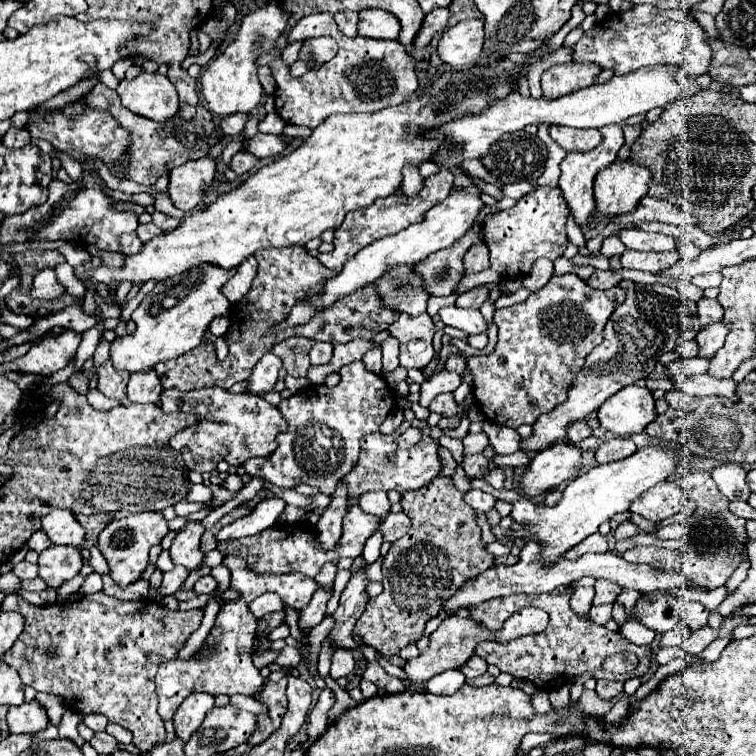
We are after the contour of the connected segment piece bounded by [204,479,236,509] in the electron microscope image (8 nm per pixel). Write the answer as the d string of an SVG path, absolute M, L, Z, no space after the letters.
M209 479L208 482L204 482L204 484L206 484L212 491L212 503L209 506L210 509L221 506L232 499L236 494L235 492L224 490L217 485L211 484Z

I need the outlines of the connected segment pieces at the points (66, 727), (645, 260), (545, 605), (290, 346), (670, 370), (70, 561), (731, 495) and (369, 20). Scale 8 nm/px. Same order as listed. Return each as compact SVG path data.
M68 709L68 711L64 713L64 717L62 717L62 721L60 721L60 727L58 727L60 739L70 739L70 741L74 741L78 747L82 747L82 745L84 745L84 739L78 735L78 729L76 729L80 721L82 721L82 715Z
M626 249L620 257L622 267L626 269L640 269L640 271L650 271L650 273L660 273L674 265L678 261L678 251L666 251L666 253L654 253L654 251L630 251Z
M556 587L550 593L542 593L542 595L508 595L508 597L496 597L490 601L484 601L476 607L468 609L468 617L474 617L478 625L490 629L490 631L500 631L504 621L516 613L516 609L522 607L540 607L550 615L550 623L548 627L538 633L538 635L524 635L524 637L516 637L508 643L498 643L498 641L484 641L476 645L476 655L480 655L482 659L486 659L490 665L496 665L502 673L510 673L514 679L522 679L522 681L530 681L534 683L538 689L542 691L554 691L560 689L562 685L572 683L576 677L584 675L584 673L592 673L592 677L598 679L610 679L612 673L604 673L602 671L602 661L608 655L614 653L624 653L624 651L632 651L638 657L638 667L628 673L622 675L618 681L628 681L632 677L644 677L648 667L650 667L650 653L652 649L648 645L634 645L630 643L626 637L622 637L620 633L614 633L602 625L596 623L586 623L582 619L578 619L572 609L570 609L570 595L572 595L572 587Z
M288 337L286 341L278 343L272 353L278 353L282 357L284 367L290 375L294 377L306 377L310 361L308 361L308 351L312 347L312 339L306 337Z
M692 357L692 359L676 359L672 361L670 365L666 365L666 373L668 377L680 377L680 375L700 375L700 373L706 373L708 371L708 365L710 361L706 359L698 359L698 357Z
M52 545L46 551L40 553L38 567L40 567L40 577L46 581L50 589L58 589L72 577L76 577L82 569L82 555L80 549L76 547L62 547L62 545Z
M724 463L712 471L712 479L716 481L722 495L730 501L746 501L750 497L750 489L746 485L746 469L738 463Z
M364 9L358 21L358 35L370 39L398 39L400 23L396 17L382 9Z

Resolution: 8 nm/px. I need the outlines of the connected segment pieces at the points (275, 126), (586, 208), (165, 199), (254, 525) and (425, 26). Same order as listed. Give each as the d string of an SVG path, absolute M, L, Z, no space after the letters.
M278 113L267 114L264 119L259 123L259 130L278 130L278 135L281 135L286 123L282 121L282 118Z
M608 125L608 127L598 129L598 131L602 133L602 141L596 149L590 149L588 153L568 153L564 157L564 161L560 163L560 169L562 169L560 189L562 189L562 195L564 195L564 199L570 207L576 223L582 225L582 227L586 227L590 223L590 217L594 217L594 213L596 213L596 201L594 201L594 193L592 193L592 185L594 185L596 175L616 161L616 153L624 145L624 133L622 133L620 125Z
M154 193L152 197L154 197L154 209L156 209L156 211L162 211L162 213L172 215L172 217L176 217L176 219L182 219L184 213L172 205L172 201L170 201L170 197L168 197L166 193Z
M268 497L260 501L254 511L242 519L236 519L232 525L222 527L216 535L216 541L230 541L230 539L240 539L240 537L250 537L256 533L262 533L270 525L276 523L278 515L284 511L286 503L278 497Z
M434 9L434 11L430 11L424 17L424 21L422 21L422 27L420 27L420 33L416 35L414 47L422 49L424 45L428 45L432 35L446 27L446 21L448 21L448 9Z

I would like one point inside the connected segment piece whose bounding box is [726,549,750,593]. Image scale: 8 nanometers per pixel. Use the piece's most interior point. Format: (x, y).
(739, 575)

